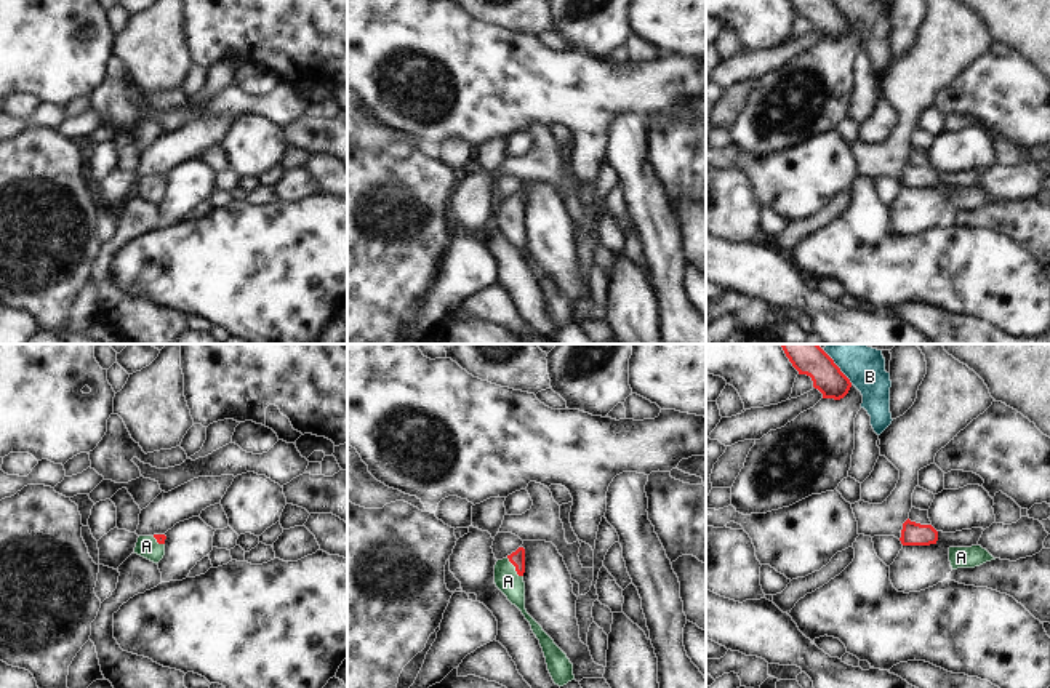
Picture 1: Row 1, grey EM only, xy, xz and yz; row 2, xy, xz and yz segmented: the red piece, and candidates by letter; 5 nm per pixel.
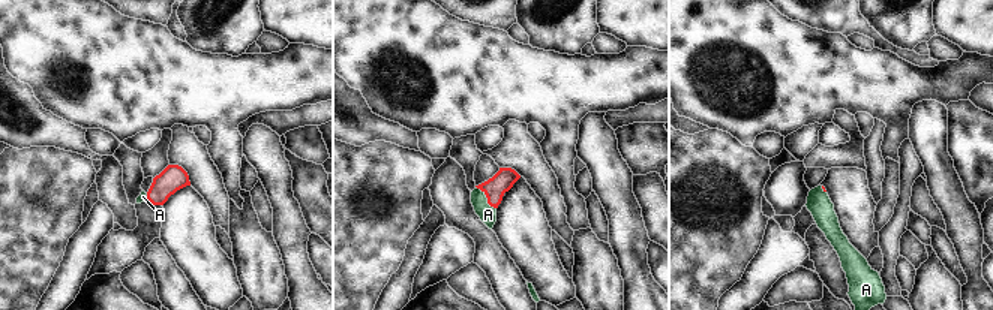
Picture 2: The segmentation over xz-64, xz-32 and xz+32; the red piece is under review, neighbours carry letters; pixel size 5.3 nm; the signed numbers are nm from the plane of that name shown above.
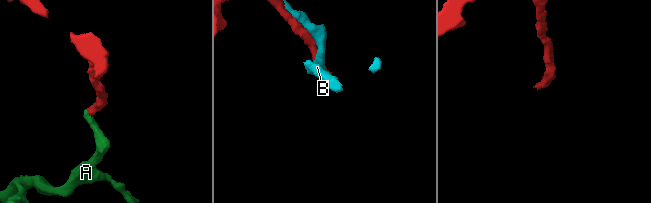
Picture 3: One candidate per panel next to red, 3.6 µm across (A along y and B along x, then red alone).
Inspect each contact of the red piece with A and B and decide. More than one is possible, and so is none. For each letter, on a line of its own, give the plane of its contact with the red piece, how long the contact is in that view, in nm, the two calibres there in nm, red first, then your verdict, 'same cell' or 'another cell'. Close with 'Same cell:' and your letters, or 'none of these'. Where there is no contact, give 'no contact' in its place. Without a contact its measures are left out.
A: meets red in xz; contact 130 nm long; 80 nm thick on the red side, 120 nm on the other; same cell
B: meets red in yz; contact 170 nm long; 150 nm thick on the red side, 180 nm on the other; another cell
Same cell: A

